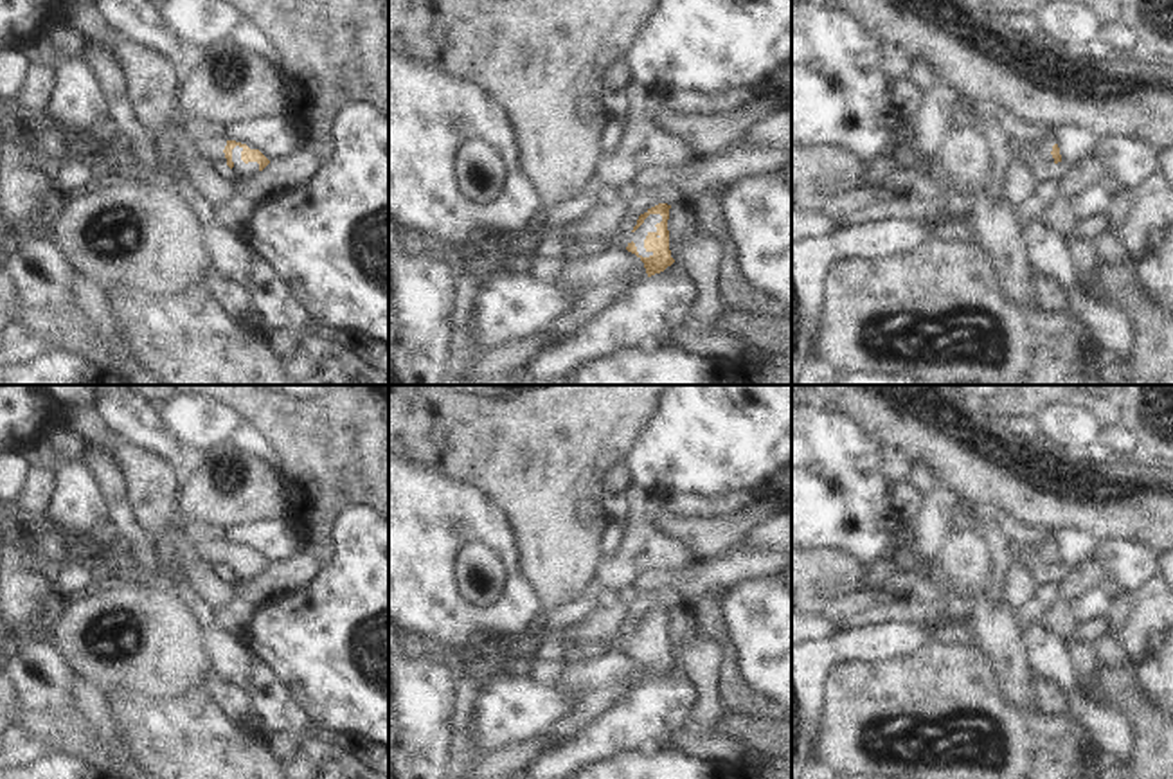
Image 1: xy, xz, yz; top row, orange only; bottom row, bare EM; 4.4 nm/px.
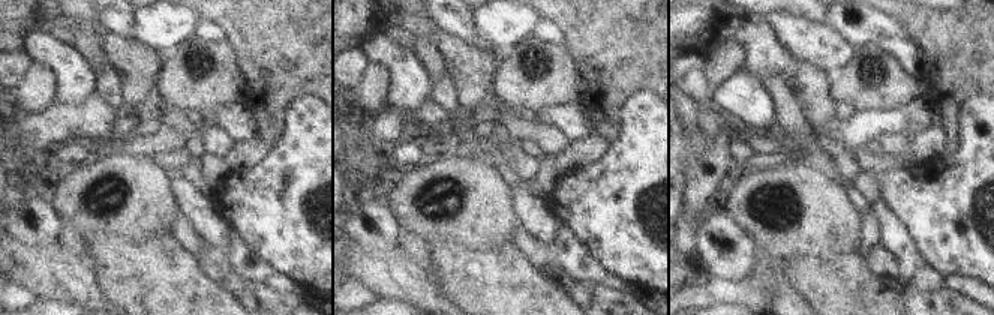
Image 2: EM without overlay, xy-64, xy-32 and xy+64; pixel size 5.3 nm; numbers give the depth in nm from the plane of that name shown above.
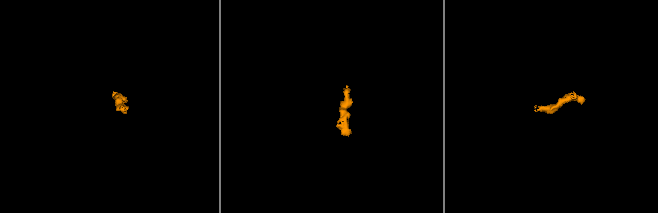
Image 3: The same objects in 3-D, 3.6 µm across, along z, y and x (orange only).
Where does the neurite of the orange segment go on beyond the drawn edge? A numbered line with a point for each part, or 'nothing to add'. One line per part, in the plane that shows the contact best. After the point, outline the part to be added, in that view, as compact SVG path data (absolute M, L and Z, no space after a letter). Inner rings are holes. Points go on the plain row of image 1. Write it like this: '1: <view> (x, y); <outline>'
1: xy (209, 553); M216 540L214 543L193 542L193 547L201 563L227 567L227 561L223 556L223 552L227 549L225 542L221 542L221 540Z

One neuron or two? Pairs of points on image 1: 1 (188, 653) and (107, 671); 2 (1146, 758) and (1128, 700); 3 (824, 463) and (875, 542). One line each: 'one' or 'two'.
1: one
2: one
3: one

